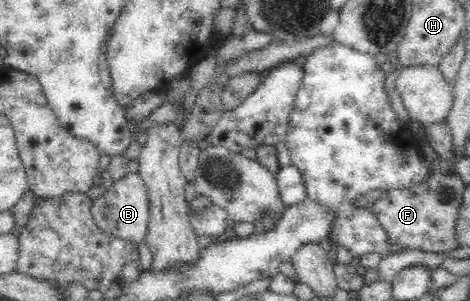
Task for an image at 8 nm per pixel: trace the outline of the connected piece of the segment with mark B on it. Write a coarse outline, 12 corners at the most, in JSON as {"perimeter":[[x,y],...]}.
{"perimeter":[[138,172],[94,199],[96,225],[145,243],[149,198]]}

